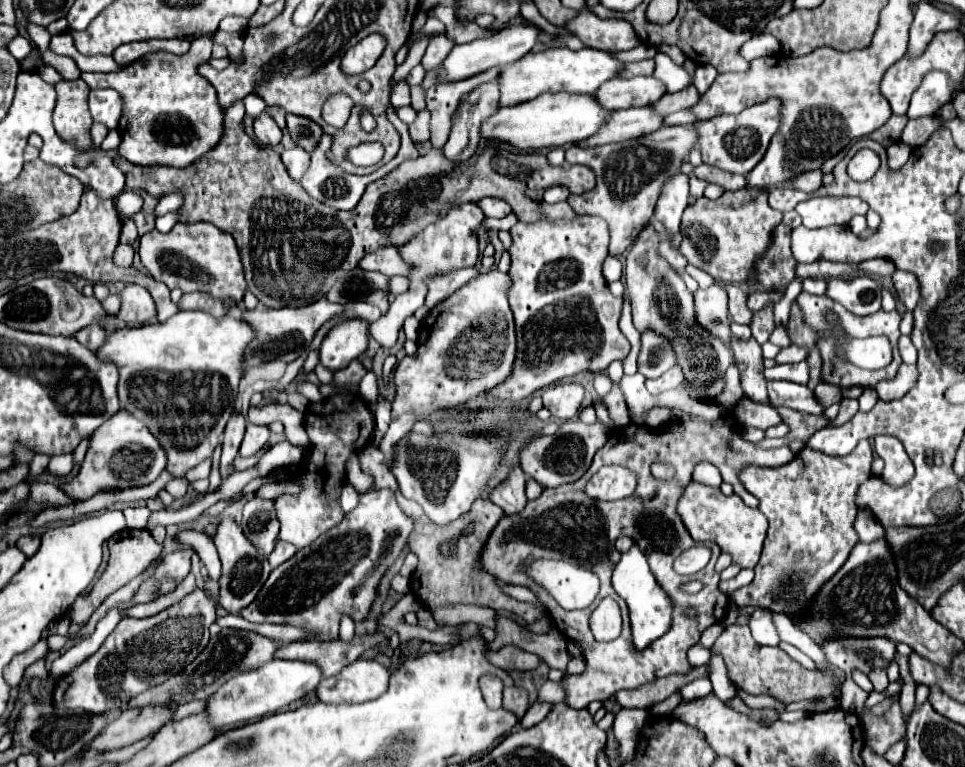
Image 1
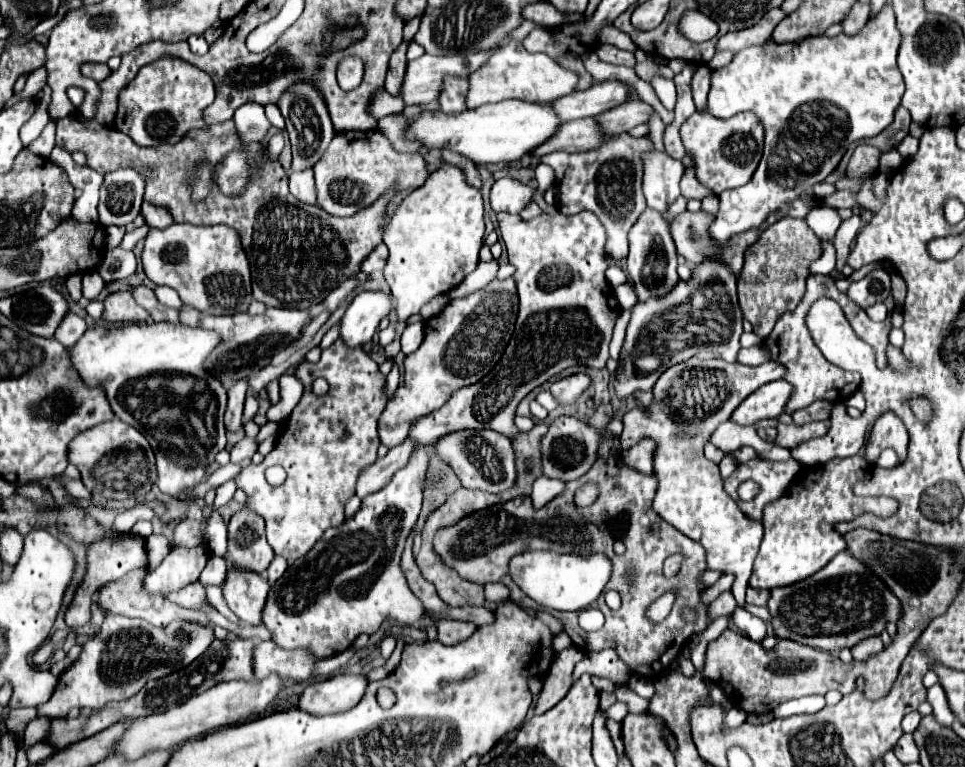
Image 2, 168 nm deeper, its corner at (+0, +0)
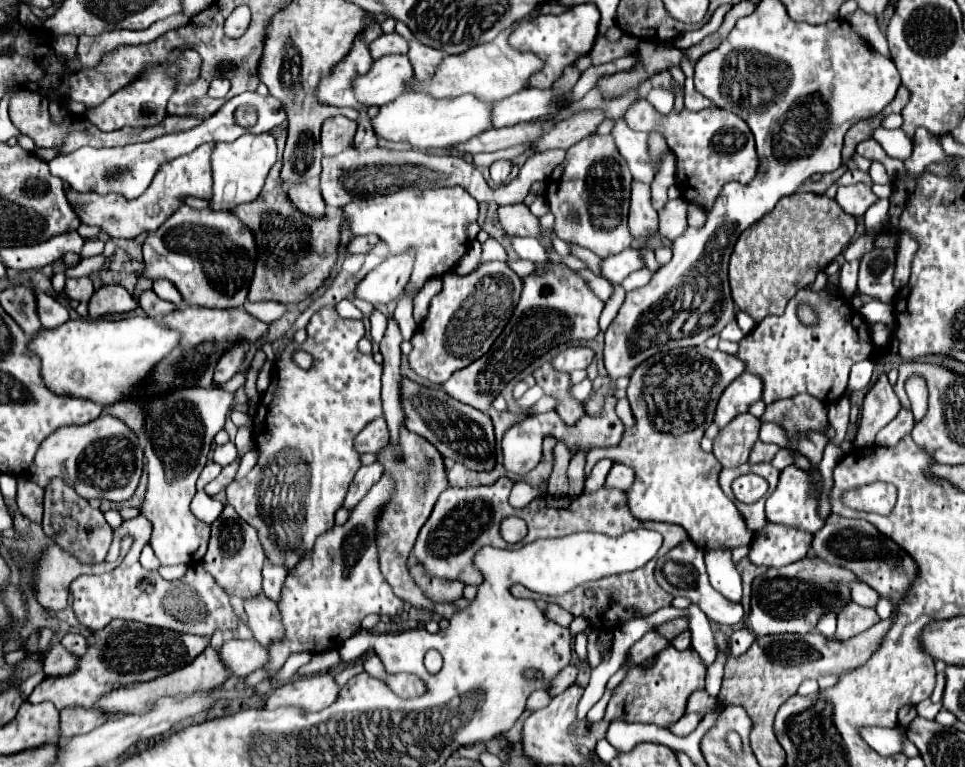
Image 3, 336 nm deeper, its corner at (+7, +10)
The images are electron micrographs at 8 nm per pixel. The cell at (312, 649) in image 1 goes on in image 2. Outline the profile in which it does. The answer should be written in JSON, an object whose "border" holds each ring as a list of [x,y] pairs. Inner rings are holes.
{"border":[[[262,641],[254,651],[254,677],[264,679],[270,673],[290,675],[294,679],[310,681],[314,679],[316,657],[306,649],[282,649],[274,641]]]}

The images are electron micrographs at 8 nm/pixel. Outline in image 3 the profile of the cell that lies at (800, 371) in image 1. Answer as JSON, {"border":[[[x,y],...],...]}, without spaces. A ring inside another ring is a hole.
{"border":[[[685,347],[675,351],[665,351],[649,357],[639,365],[631,377],[627,387],[627,399],[635,413],[635,425],[625,429],[619,447],[611,449],[593,449],[587,453],[587,473],[593,465],[609,457],[611,461],[625,463],[635,471],[635,481],[627,491],[627,505],[635,519],[639,521],[663,521],[681,525],[691,541],[701,549],[735,549],[747,545],[753,533],[747,529],[741,513],[735,503],[721,491],[719,487],[719,461],[701,449],[701,437],[705,429],[713,423],[717,401],[723,389],[743,373],[745,365],[735,357],[723,351],[711,351],[707,347]]]}

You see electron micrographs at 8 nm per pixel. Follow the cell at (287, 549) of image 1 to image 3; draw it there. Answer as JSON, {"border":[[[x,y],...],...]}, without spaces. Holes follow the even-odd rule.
{"border":[[[265,563],[265,569],[263,569],[263,593],[275,603],[279,603],[285,577],[287,577],[287,569],[283,569],[279,565],[273,565],[273,563]]]}

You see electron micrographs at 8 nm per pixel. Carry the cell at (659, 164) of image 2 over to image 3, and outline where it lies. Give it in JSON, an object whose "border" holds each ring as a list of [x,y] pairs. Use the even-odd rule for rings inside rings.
{"border":[[[623,117],[615,119],[613,123],[615,125],[611,129],[611,135],[615,139],[619,153],[625,157],[633,179],[651,183],[655,177],[655,169],[653,169],[649,153],[647,153],[647,133],[629,129]]]}

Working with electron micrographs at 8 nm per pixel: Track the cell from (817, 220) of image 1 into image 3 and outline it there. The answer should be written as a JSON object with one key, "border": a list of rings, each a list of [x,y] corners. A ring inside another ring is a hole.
{"border":[[[849,185],[849,187],[839,187],[835,199],[847,213],[861,217],[865,209],[877,201],[877,195],[867,185]]]}

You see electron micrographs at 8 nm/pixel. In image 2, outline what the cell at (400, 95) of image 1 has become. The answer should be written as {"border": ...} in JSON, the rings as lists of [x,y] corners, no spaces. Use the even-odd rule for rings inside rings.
{"border":[[[402,41],[398,45],[398,49],[392,53],[392,59],[390,59],[390,69],[388,69],[388,75],[386,75],[386,85],[384,89],[398,97],[402,93],[402,83],[404,83],[404,75],[406,75],[406,49],[408,49],[408,43]]]}

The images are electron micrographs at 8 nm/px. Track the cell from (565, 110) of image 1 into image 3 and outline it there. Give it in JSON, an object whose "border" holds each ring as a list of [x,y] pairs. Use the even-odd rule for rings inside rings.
{"border":[[[407,93],[379,107],[379,113],[371,119],[371,127],[377,137],[393,143],[409,143],[413,149],[441,149],[457,143],[465,143],[477,133],[491,127],[489,103],[475,99],[473,95],[461,95],[451,101],[439,101],[423,93]]]}

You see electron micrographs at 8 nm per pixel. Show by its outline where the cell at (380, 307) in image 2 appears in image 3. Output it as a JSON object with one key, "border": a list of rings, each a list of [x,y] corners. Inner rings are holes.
{"border":[[[407,249],[407,253],[387,257],[357,285],[355,295],[373,305],[389,303],[401,297],[401,293],[409,283],[413,263],[415,263],[415,253],[411,253],[411,249]]]}

